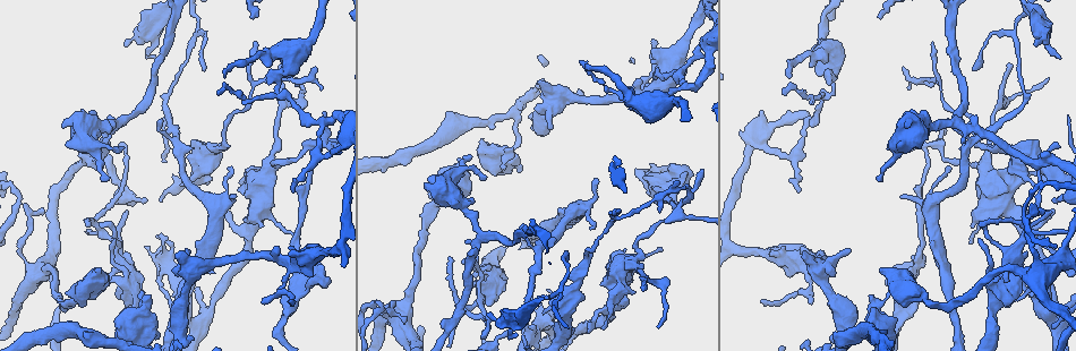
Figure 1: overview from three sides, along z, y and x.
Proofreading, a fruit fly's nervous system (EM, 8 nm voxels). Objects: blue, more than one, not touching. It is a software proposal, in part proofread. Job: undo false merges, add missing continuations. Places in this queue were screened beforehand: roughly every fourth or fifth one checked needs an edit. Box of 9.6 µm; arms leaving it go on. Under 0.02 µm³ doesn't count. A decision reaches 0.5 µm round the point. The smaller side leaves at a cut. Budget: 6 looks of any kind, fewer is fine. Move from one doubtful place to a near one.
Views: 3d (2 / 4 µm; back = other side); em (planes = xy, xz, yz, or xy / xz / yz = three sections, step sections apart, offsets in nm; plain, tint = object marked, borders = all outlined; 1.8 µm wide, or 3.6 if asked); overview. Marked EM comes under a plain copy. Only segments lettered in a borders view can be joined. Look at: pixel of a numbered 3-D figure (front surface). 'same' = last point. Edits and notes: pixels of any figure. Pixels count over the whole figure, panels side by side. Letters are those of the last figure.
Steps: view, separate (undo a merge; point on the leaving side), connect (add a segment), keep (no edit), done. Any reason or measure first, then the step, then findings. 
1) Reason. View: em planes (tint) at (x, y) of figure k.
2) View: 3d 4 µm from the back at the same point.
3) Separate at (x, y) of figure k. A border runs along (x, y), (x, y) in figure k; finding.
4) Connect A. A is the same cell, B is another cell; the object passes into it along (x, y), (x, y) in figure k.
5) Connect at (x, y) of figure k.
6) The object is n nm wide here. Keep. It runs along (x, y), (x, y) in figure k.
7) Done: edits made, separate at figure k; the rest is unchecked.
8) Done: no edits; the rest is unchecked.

Three-way junction. View: 3d 4 µm at (313, 144) of figure 1.

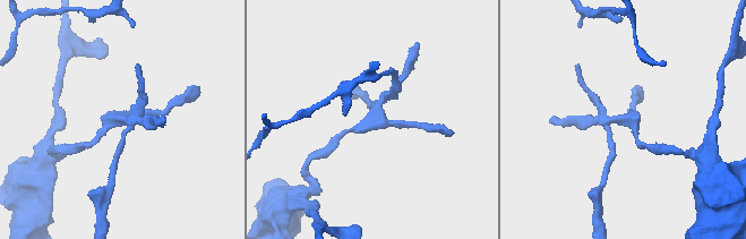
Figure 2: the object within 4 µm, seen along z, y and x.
View: em xz step 8 (tint) at (126, 119) of figure 2.

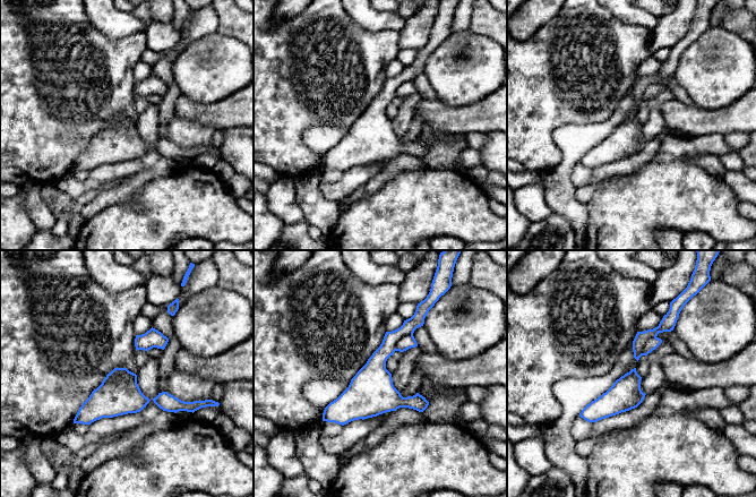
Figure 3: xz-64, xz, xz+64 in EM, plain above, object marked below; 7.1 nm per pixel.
Cut it another way. View: em planes (borders) at the same point.

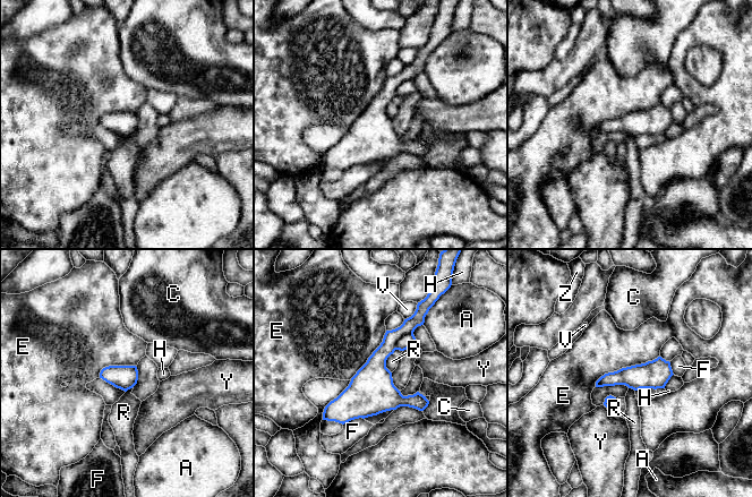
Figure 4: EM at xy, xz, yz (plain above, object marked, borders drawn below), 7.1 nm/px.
The object is 180 nm wide here. Separate at (407, 341) of figure 4. A, C, E, F, H, R, V, Y and Z are other cells; a border runs along (412, 333), (402, 335), (394, 349) in figure 4; a second cell is stuck on.

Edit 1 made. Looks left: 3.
Sharp bend. View: 3d 2 µm at (278, 95) of figure 1.

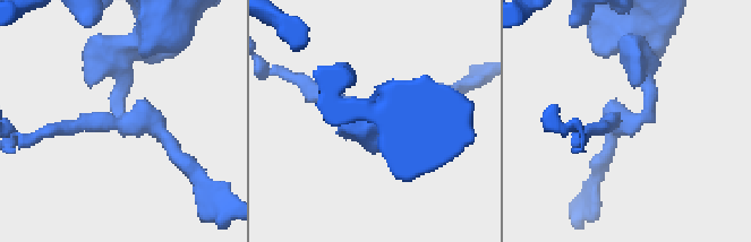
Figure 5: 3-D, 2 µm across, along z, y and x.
Need the tissue. View: em planes (tint) at (640, 118) of figure 5.

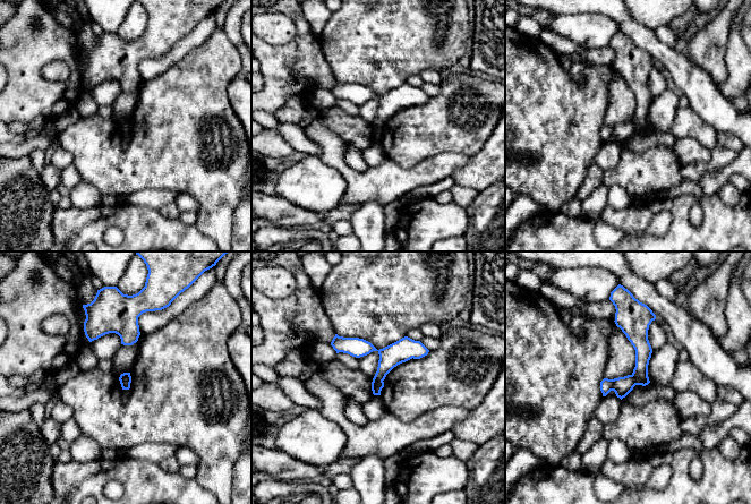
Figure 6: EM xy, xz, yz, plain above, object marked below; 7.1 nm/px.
See the neighbours. View: em planes (borders) at the same point.

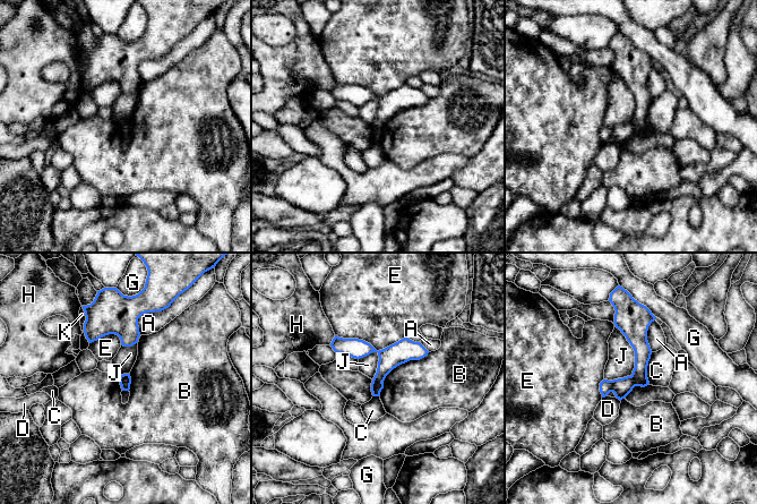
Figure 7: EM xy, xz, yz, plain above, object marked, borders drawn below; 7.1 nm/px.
Separate at (621, 387) of figure 7. A, B, C, D, E, G, H, J and K are other cells; the part that leaves runs along (335, 341), (377, 352), (424, 352) in figure 7; two cells meet here.

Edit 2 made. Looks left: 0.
Done: edits made, separate at figure 4, separate at figure 7; the rest is unchecked.

